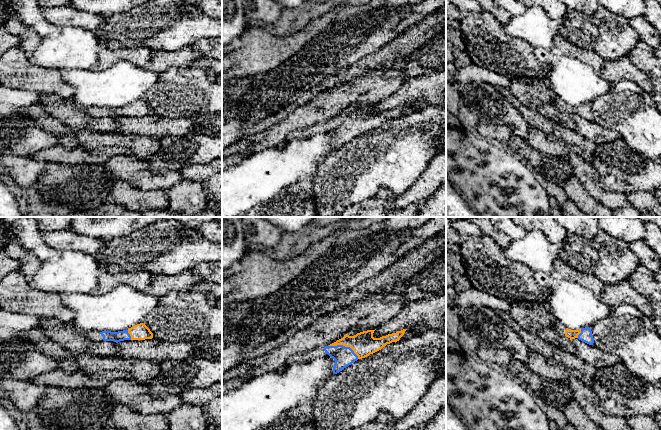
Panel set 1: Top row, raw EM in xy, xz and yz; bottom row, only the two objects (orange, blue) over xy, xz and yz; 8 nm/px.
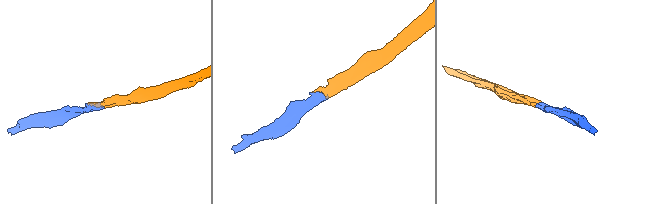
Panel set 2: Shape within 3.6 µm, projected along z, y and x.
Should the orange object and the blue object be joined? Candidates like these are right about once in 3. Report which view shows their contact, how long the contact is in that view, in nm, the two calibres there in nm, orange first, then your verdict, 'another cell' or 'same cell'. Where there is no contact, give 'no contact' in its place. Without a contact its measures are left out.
meets orange in xz; contact 260 nm long; 200 nm thick on the orange side, 160 nm on the other; same cell

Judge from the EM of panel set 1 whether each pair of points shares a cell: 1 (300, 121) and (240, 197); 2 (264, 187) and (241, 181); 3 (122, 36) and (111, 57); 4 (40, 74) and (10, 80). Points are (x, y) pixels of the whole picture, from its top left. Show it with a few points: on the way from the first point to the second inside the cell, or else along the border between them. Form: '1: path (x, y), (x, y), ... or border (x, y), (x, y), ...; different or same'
1: border (286, 141), (274, 147), (264, 148), (261, 151); different
2: path (258, 181), (247, 181); same
3: border (139, 46), (105, 48); different
4: path (33, 76), (17, 76); same

